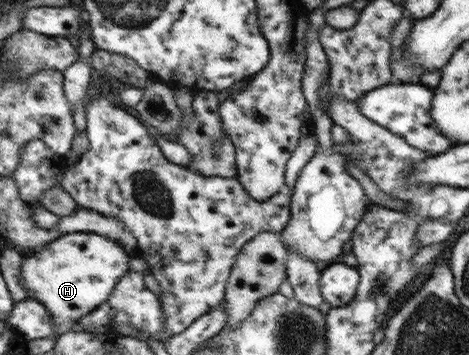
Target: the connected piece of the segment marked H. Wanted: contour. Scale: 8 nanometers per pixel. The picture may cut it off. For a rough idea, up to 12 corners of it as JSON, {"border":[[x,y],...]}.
{"border":[[69,233],[25,252],[21,282],[57,337],[112,298],[125,245]]}

